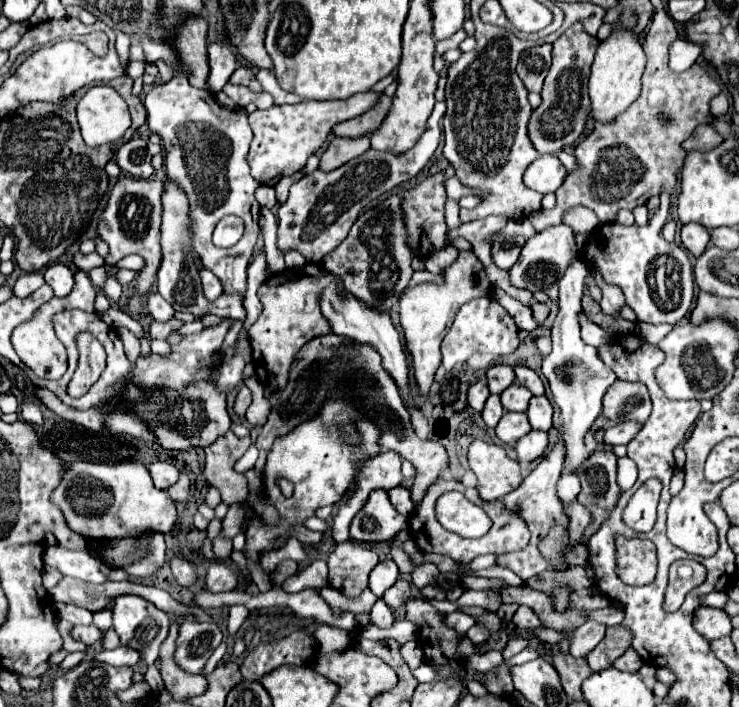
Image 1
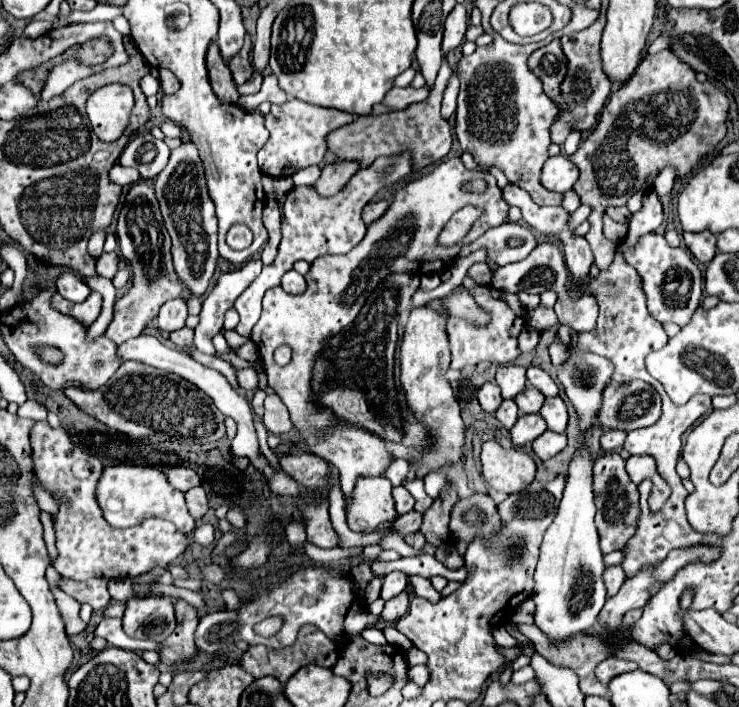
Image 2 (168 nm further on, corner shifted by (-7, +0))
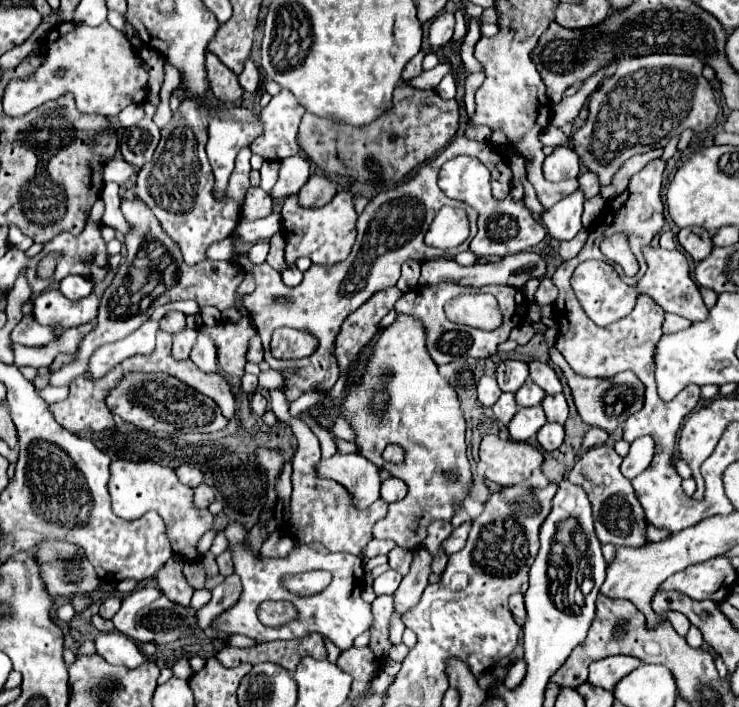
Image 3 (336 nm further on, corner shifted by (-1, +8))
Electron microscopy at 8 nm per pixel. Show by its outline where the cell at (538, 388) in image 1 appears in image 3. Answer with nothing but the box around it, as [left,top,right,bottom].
[529,362,563,394]

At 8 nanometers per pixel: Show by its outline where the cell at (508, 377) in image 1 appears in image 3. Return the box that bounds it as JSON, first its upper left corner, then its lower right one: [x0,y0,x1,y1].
[497,360,529,392]

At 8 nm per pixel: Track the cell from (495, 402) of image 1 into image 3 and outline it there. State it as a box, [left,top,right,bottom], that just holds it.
[493,394,517,424]

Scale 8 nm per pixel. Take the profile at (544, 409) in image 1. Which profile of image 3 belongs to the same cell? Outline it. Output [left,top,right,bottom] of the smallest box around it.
[543,394,567,424]

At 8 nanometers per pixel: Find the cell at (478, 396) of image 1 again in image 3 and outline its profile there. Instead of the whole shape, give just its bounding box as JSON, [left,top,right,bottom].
[477,376,501,406]

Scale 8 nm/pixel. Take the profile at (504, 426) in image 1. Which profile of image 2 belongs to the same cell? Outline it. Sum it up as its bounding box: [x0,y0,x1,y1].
[511,414,547,446]

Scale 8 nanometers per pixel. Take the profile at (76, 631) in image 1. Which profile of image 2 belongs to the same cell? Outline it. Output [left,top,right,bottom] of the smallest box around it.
[95,618,162,652]

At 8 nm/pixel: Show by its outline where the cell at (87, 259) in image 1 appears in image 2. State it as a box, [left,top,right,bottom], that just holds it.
[89,230,107,258]

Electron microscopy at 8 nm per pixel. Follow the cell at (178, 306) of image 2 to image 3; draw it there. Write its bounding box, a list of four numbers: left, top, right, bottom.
[159,310,185,334]

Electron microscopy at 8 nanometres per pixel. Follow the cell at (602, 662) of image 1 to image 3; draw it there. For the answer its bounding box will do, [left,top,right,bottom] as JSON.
[589,656,641,690]

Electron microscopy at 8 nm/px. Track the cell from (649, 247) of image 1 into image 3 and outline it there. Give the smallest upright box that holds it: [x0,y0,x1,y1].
[635,246,709,322]

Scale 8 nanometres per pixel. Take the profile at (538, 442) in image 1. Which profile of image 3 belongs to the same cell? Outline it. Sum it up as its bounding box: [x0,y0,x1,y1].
[537,422,565,452]

